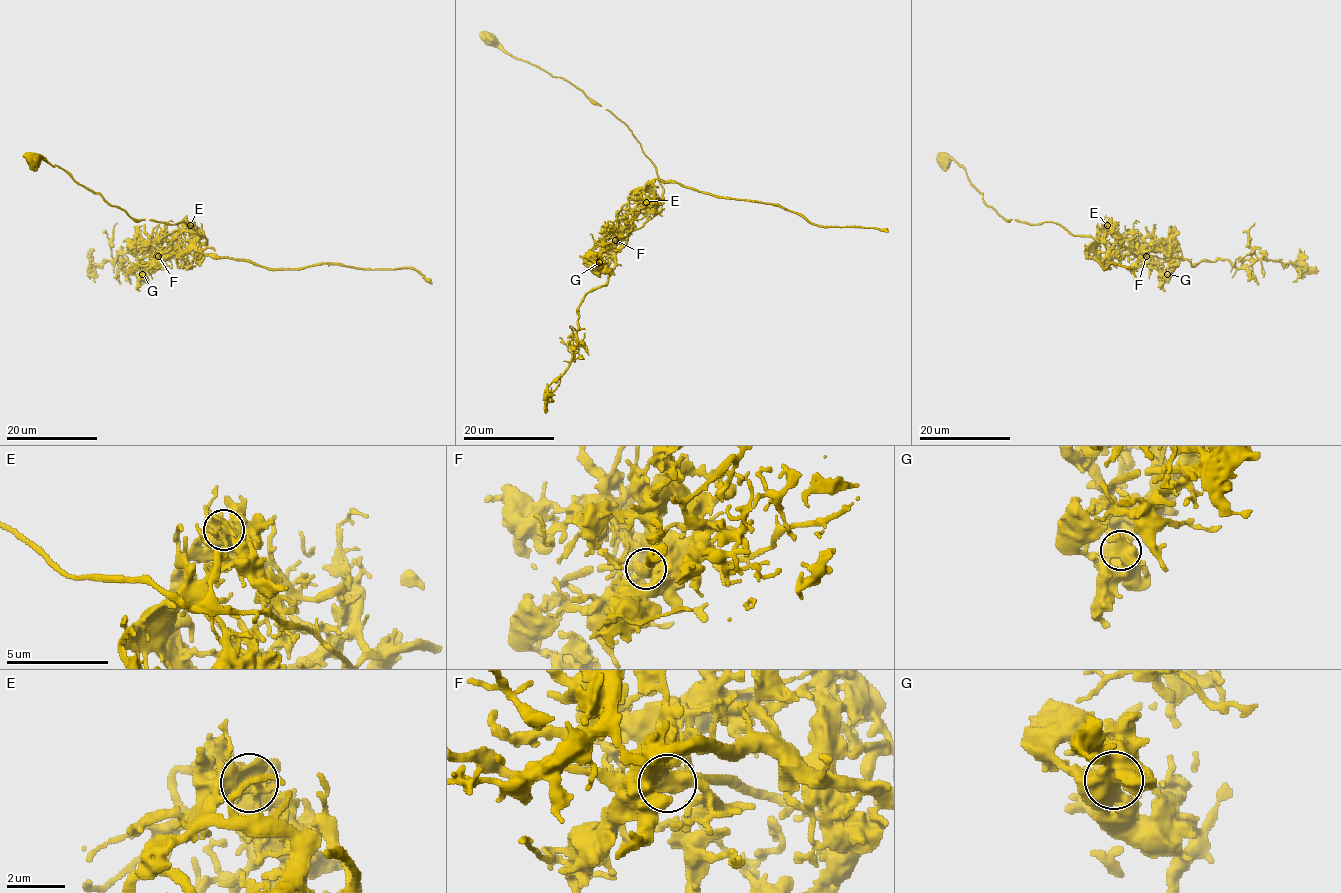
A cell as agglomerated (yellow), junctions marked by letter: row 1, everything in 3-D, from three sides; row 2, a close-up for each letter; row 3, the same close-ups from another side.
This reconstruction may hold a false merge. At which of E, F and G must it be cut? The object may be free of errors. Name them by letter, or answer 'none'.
F

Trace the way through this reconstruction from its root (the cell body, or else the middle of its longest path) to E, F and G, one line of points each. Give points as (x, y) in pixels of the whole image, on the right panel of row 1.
E: (943, 160), (961, 165), (984, 202), (1004, 219), (1057, 222), (1073, 235), (1100, 242), (1110, 231), (1107, 225)
F: (943, 160), (961, 165), (984, 202), (1004, 219), (1057, 222), (1073, 235), (1117, 243), (1146, 257)
G: (943, 160), (961, 165), (1002, 218), (1057, 222), (1136, 255), (1161, 251), (1167, 274)

